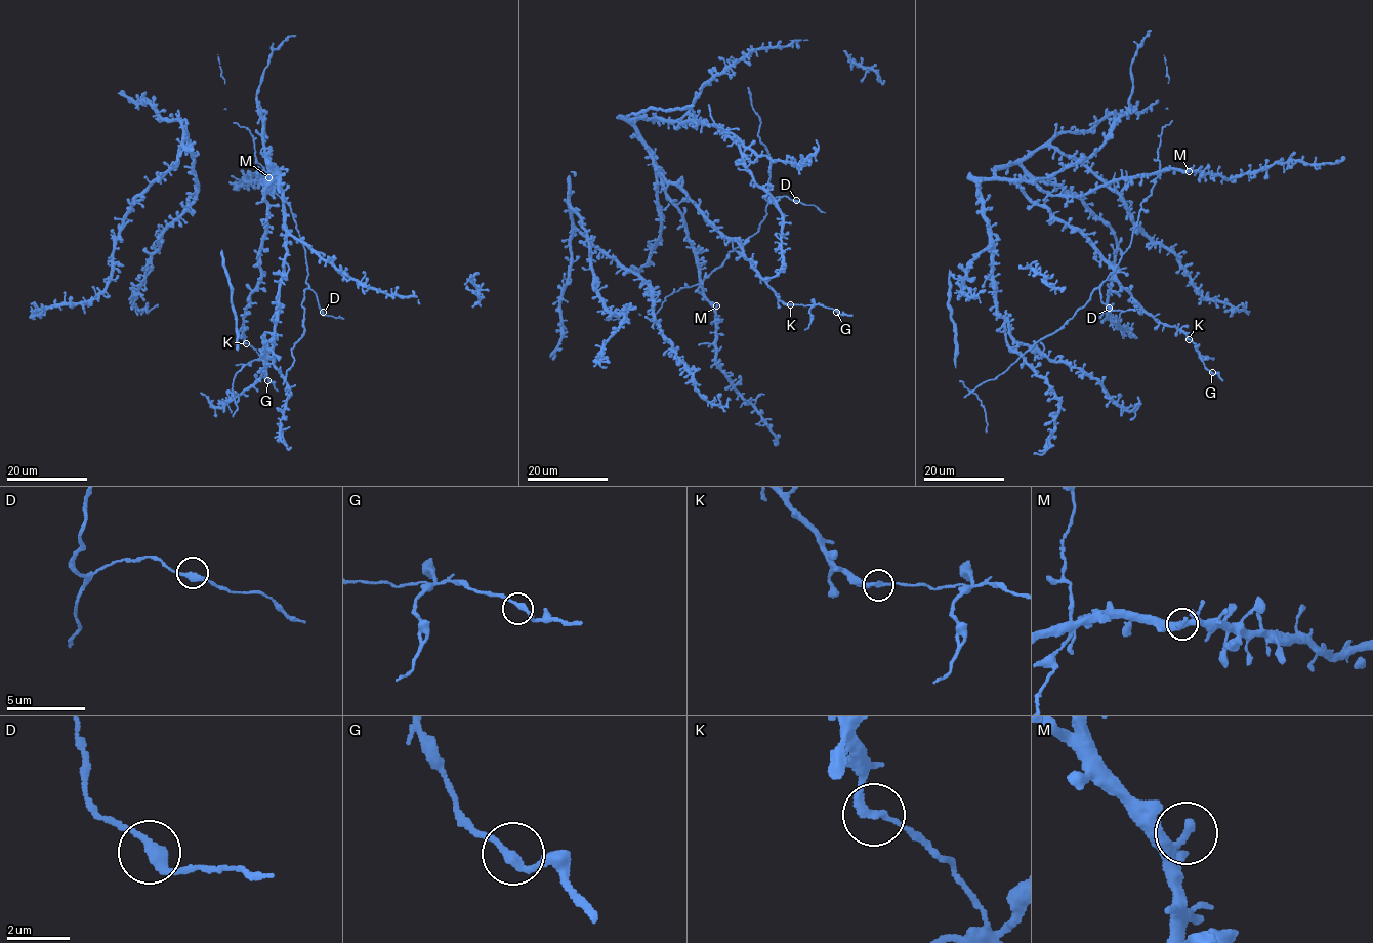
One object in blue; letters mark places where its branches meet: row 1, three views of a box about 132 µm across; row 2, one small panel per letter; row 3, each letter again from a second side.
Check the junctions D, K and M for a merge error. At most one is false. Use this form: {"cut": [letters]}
{"cut": ["K"]}

